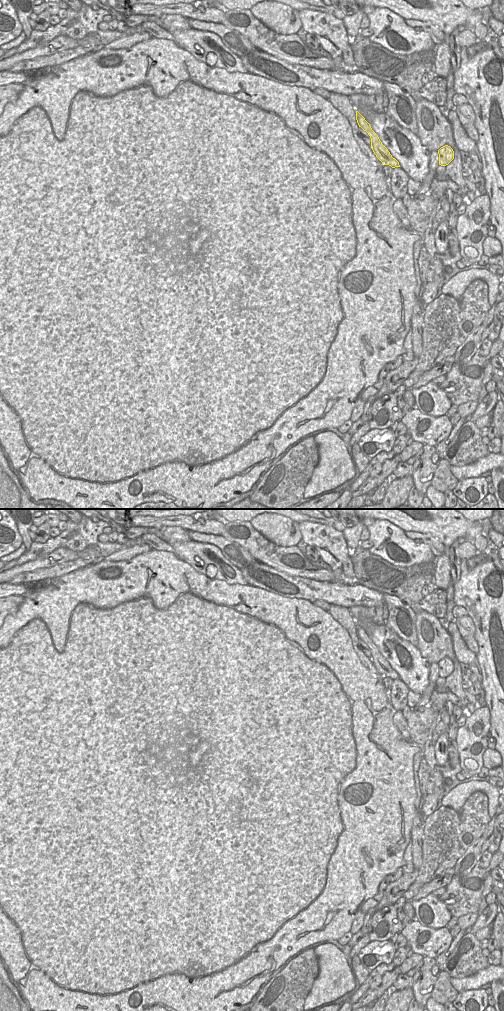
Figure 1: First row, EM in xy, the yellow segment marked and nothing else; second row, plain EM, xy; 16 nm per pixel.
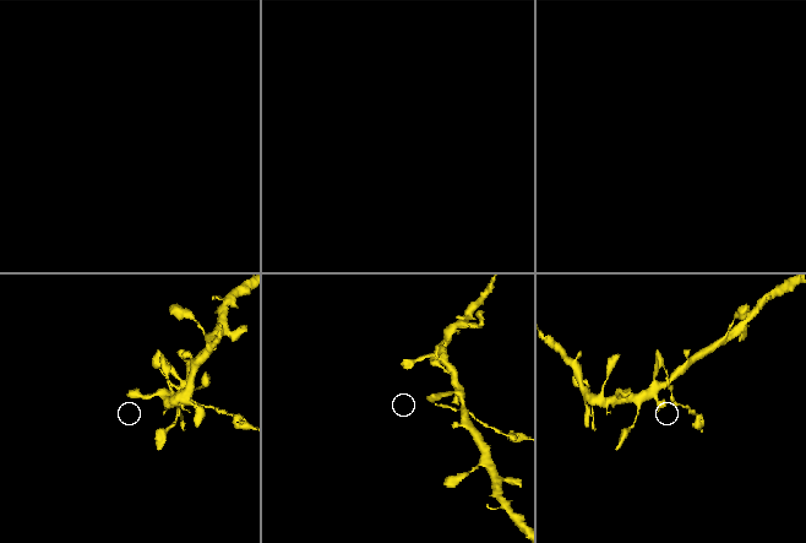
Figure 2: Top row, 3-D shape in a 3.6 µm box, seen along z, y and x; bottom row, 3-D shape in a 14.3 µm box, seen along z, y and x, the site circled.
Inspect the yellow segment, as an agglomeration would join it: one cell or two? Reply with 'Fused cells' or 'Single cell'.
Fused cells

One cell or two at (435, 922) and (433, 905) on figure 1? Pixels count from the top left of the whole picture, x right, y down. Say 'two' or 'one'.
one

